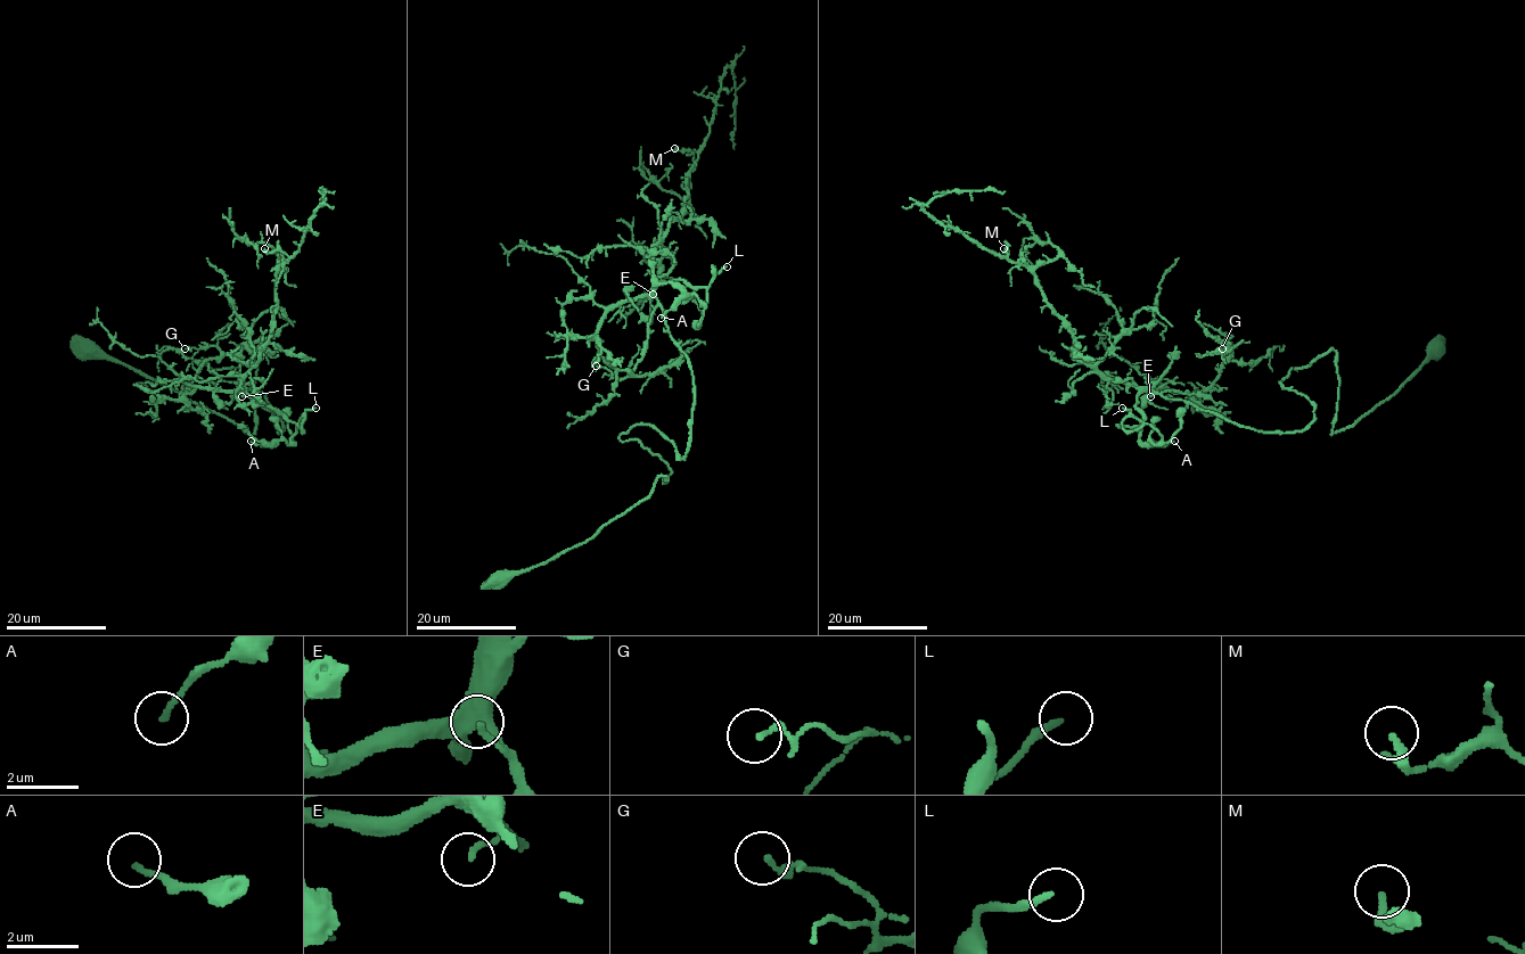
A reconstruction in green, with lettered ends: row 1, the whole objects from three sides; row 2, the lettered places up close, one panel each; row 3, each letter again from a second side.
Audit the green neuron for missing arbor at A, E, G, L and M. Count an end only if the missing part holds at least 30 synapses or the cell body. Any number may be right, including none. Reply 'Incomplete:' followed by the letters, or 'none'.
Incomplete: L

